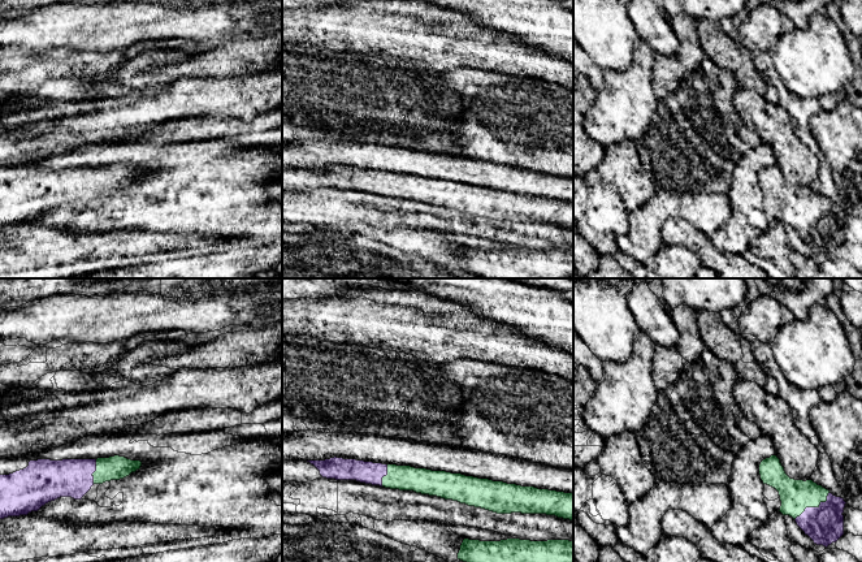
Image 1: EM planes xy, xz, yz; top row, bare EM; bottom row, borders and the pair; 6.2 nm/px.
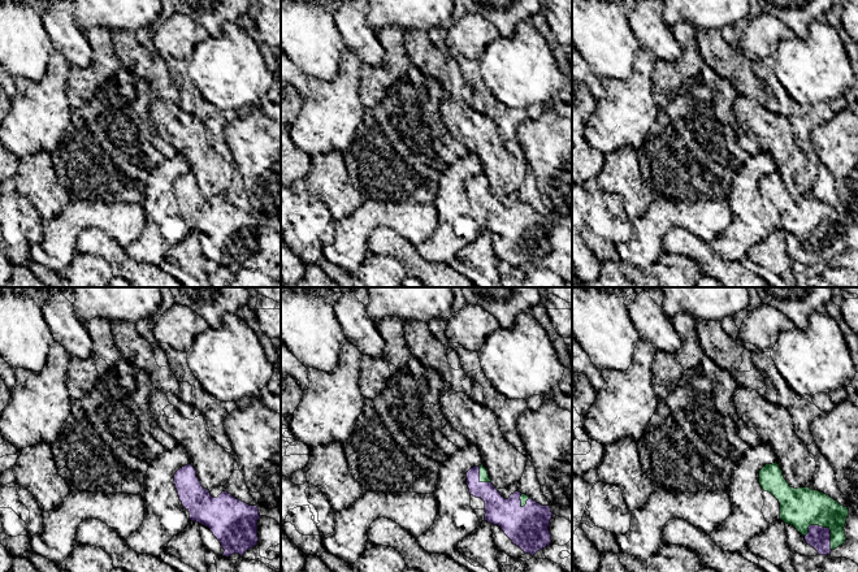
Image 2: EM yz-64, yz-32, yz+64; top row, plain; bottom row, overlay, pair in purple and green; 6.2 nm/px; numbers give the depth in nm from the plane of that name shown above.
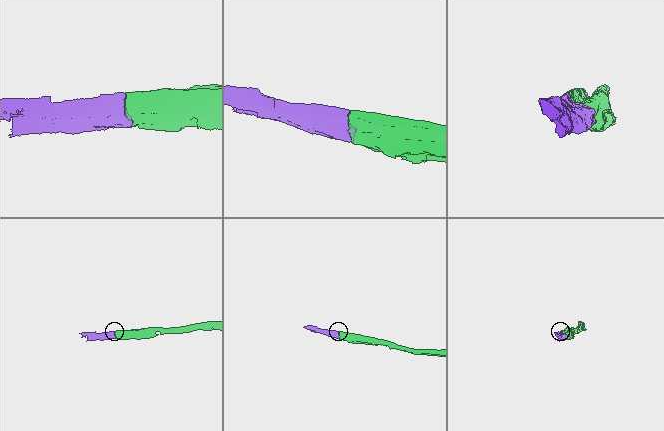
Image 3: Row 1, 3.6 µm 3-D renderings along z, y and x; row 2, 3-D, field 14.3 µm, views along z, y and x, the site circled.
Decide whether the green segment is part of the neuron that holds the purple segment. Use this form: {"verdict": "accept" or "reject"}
{"verdict": "accept"}

